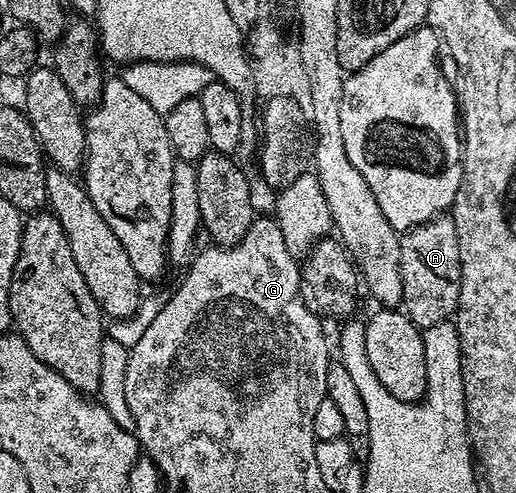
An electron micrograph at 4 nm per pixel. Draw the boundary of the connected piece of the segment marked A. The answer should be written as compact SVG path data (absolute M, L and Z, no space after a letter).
M441 214L435 220L414 226L400 236L400 269L402 270L403 311L423 330L449 319L455 313L460 297L460 243L451 215Z

